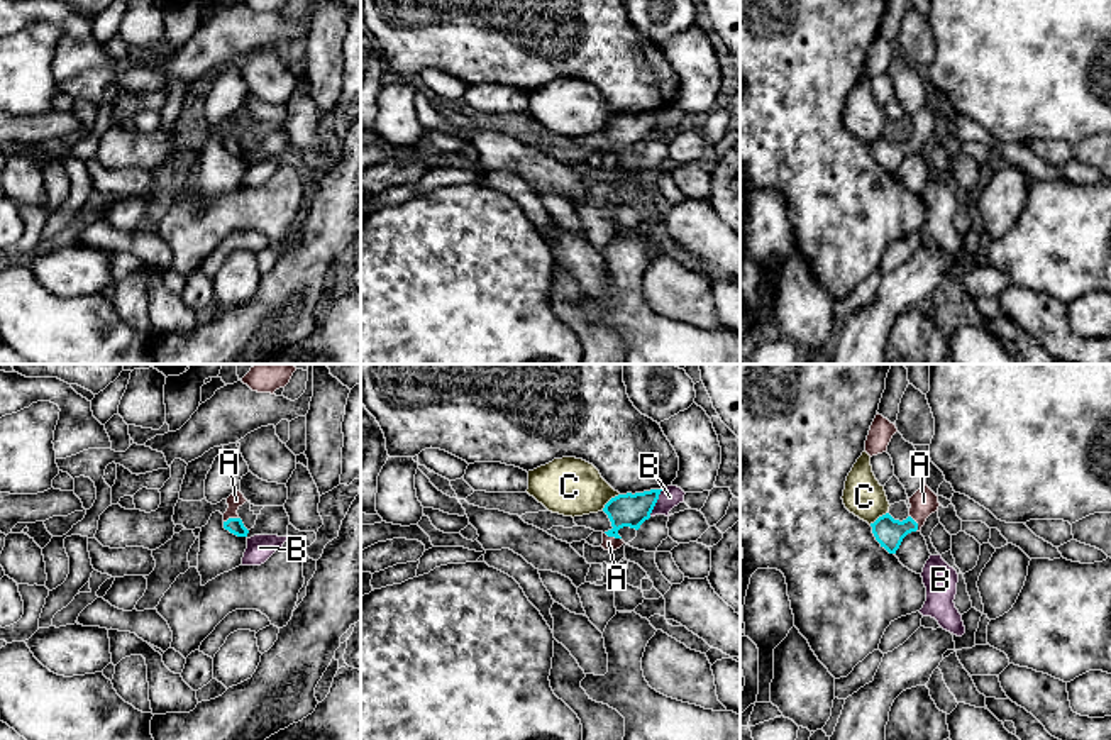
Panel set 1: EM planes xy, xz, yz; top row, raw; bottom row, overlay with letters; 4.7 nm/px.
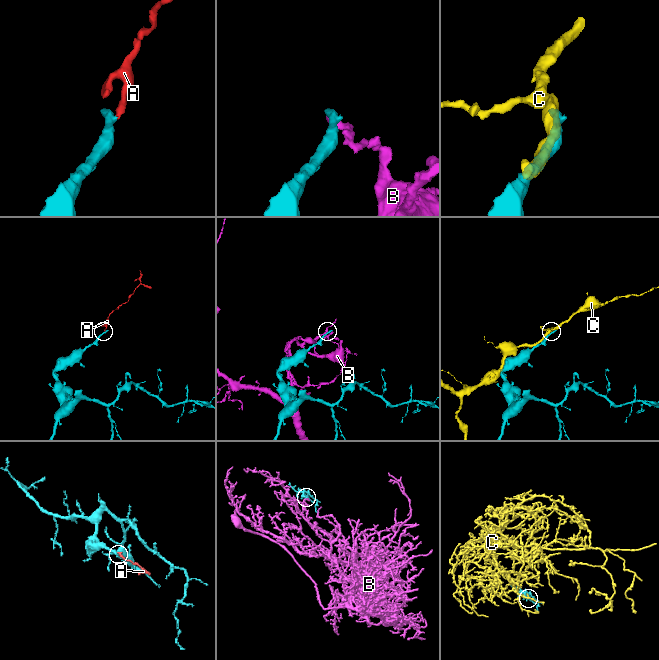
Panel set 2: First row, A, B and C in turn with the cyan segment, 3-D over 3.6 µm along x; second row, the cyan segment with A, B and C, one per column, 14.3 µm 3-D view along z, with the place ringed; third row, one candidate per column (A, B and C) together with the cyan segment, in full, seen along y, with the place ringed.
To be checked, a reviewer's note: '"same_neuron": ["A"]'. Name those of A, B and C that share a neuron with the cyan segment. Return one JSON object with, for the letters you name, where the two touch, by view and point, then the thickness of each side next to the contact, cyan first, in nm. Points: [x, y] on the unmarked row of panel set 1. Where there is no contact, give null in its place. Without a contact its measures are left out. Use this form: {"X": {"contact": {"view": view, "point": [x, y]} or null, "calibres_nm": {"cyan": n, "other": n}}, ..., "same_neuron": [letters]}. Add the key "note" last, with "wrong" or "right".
{"A": {"contact": {"view": "xz", "point": [613, 156]}, "calibres_nm": {"cyan": 160, "other": 60}}, "same_neuron": ["A"], "note": "right"}

